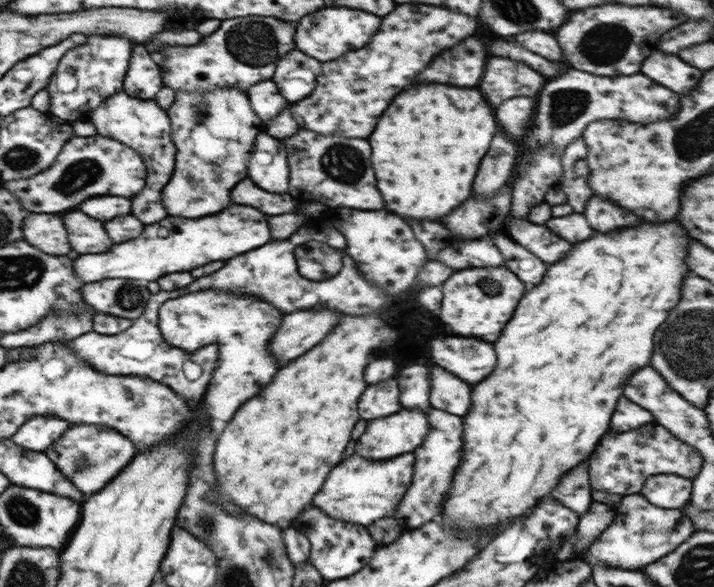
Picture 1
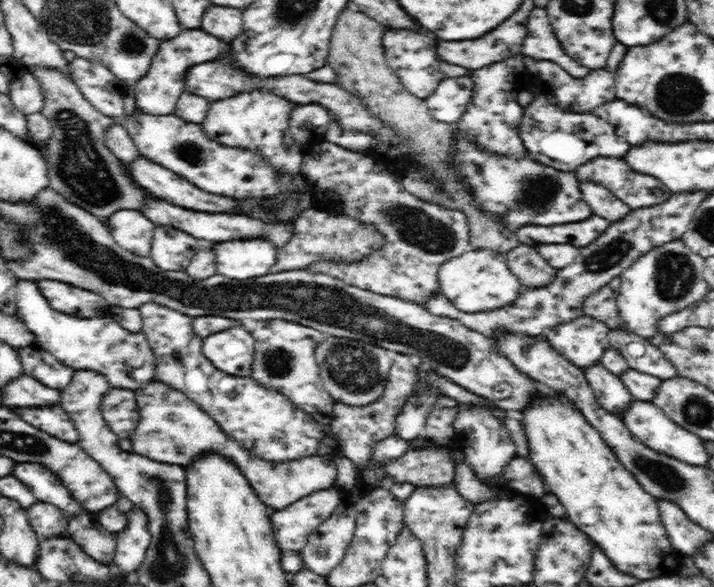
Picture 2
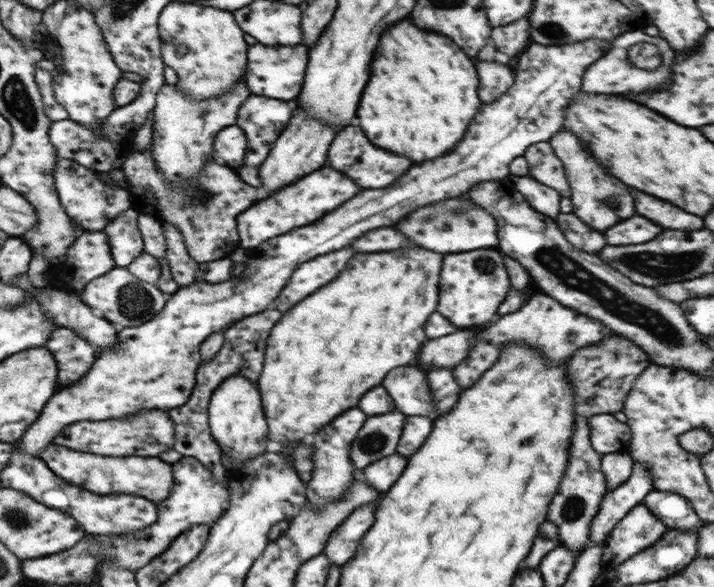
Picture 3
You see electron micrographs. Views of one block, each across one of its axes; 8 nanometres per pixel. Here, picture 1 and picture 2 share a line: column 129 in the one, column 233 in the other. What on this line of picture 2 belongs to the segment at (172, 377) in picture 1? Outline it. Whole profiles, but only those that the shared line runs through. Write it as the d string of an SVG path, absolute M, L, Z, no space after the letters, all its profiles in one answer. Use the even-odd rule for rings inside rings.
M242 323L226 331L216 332L202 340L202 352L210 362L226 374L250 377L254 360L254 337Z

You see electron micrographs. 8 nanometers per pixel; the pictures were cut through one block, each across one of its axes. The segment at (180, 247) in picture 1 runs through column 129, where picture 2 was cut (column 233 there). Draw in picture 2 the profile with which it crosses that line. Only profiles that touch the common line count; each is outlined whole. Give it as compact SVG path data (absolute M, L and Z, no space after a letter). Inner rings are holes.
M266 240L220 242L214 248L217 274L228 279L247 280L265 276L277 260L277 248Z

